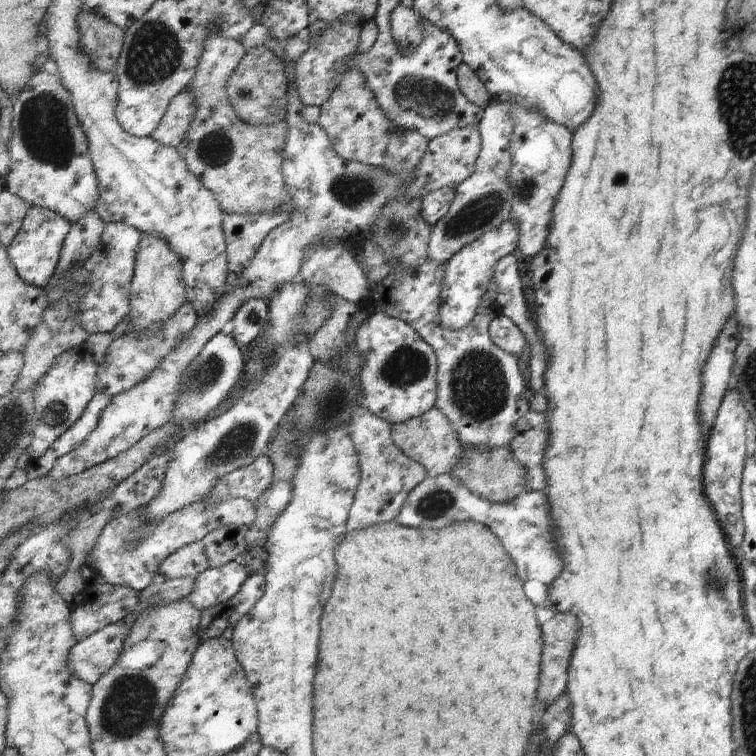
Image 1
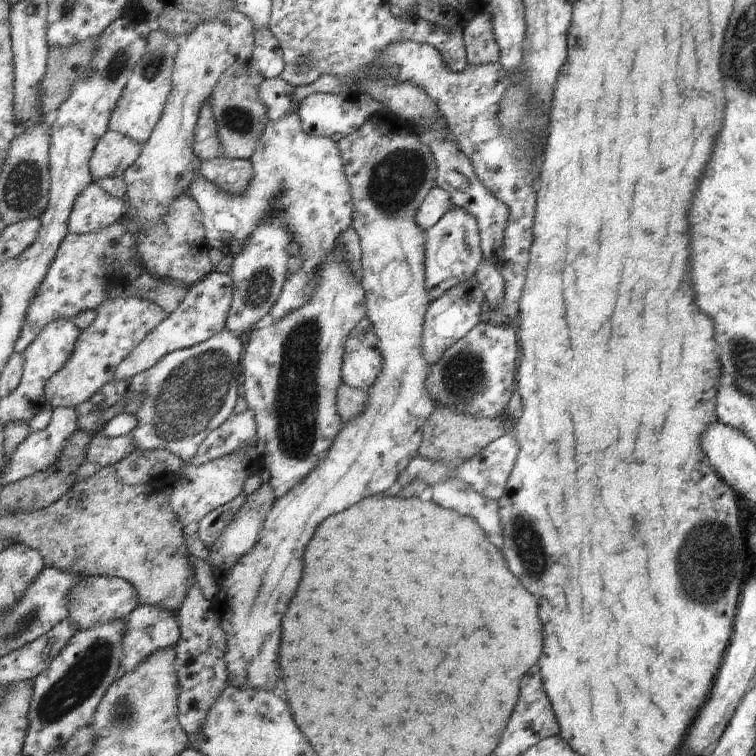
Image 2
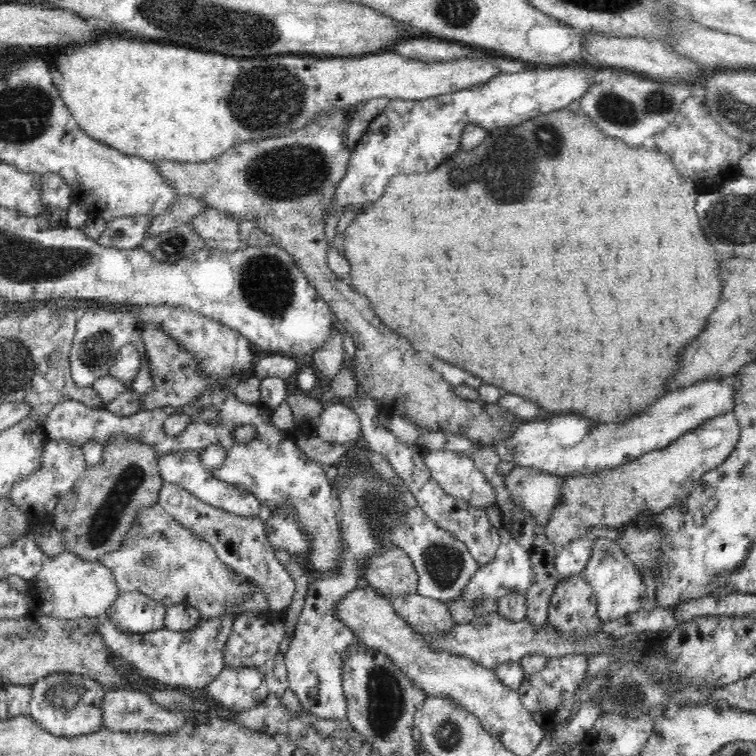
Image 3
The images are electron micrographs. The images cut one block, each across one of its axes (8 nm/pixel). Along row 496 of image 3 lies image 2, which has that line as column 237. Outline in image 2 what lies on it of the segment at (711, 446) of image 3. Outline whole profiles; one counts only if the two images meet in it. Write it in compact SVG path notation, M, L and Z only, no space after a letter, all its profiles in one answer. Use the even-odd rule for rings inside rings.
M378 113L373 116L371 120L365 123L356 133L352 135L342 137L338 141L338 145L342 149L342 155L345 160L345 171L347 180L350 181L352 195L354 196L354 222L352 227L358 232L360 243L362 246L362 265L364 268L364 275L362 276L362 285L366 289L367 297L367 318L375 325L378 332L380 342L380 350L384 356L384 367L382 374L379 375L378 382L373 387L369 388L370 391L370 403L366 408L366 411L359 415L357 419L353 419L348 423L344 423L342 431L339 433L337 439L335 439L334 447L330 450L327 458L318 464L318 467L310 472L308 477L297 487L291 489L283 498L276 499L274 507L268 514L267 520L265 520L263 528L259 533L259 540L256 545L247 554L244 554L234 564L234 568L226 574L220 589L225 592L225 600L221 602L221 615L222 629L228 636L228 651L226 654L226 661L228 669L230 670L229 684L237 685L238 687L253 687L256 689L263 689L264 691L271 691L277 688L279 684L279 674L277 670L281 668L279 666L279 644L281 644L281 620L295 596L295 590L301 582L301 576L303 576L303 568L305 568L305 548L309 545L309 540L315 536L315 530L319 528L324 520L327 520L330 516L345 512L349 508L354 507L358 502L363 499L375 496L385 495L393 488L396 488L398 484L398 478L405 470L410 466L411 461L420 454L420 448L424 439L424 427L426 422L430 419L430 416L434 414L436 409L436 402L431 398L430 393L426 387L426 380L429 375L431 368L428 360L426 359L426 350L423 348L423 333L424 324L426 323L426 312L430 307L430 290L426 285L426 231L418 223L418 210L423 203L426 202L427 196L430 195L431 189L438 186L438 164L436 163L434 152L432 148L429 148L417 134L415 126L409 125L409 122L405 119L398 118L391 113Z

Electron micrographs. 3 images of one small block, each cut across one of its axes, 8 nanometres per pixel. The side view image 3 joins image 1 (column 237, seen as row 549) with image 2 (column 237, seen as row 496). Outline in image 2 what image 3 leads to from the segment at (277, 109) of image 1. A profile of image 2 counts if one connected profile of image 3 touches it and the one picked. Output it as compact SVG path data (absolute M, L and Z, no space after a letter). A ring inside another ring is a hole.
M251 60L239 61L223 73L212 92L211 106L218 124L224 156L227 158L250 159L265 136L270 114L259 94L264 79Z

